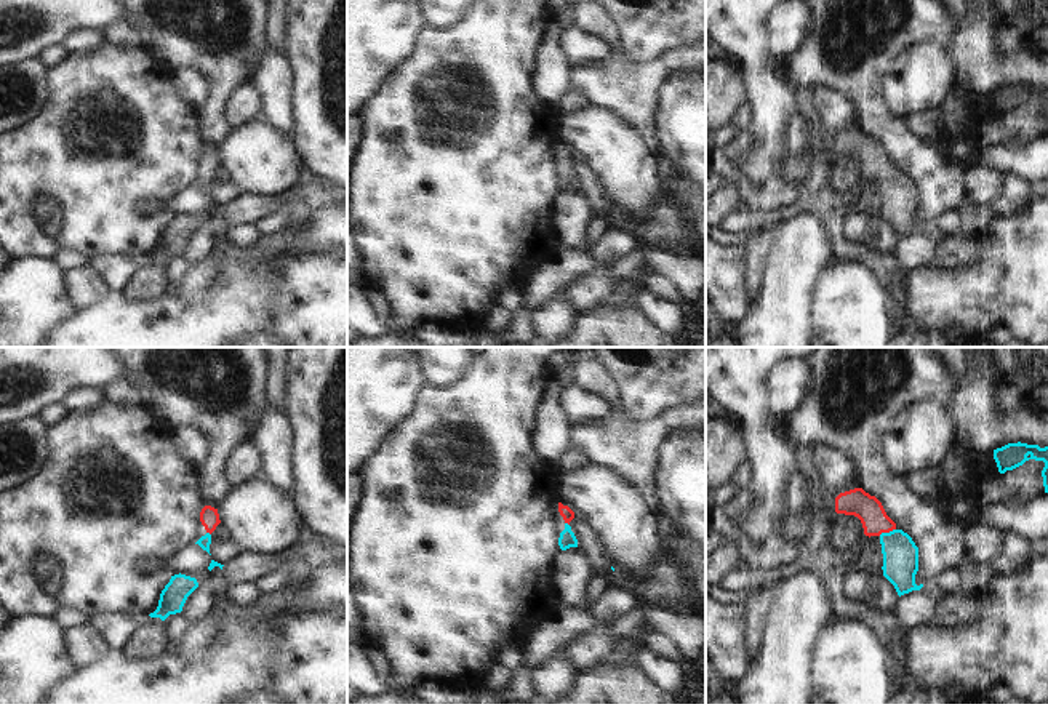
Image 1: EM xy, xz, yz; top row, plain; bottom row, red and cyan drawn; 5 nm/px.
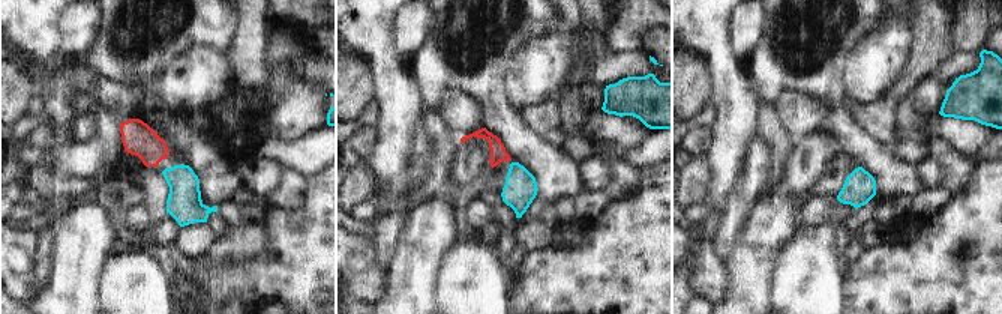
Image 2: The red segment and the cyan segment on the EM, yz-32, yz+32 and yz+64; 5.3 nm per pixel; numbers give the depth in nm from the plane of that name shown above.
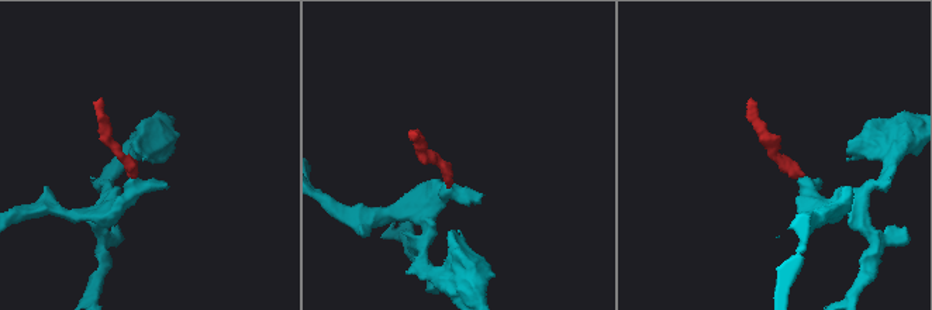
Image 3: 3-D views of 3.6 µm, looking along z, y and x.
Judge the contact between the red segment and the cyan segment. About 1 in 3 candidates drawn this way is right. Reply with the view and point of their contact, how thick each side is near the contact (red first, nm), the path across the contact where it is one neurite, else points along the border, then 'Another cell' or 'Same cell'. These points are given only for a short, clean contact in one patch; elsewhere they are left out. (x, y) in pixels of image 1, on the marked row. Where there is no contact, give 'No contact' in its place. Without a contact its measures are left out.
Touches red at yz (887, 532). Thickness 140 nm (red) against 180 nm. Path across: yz (858, 503), (887, 532), (900, 552). Same cell

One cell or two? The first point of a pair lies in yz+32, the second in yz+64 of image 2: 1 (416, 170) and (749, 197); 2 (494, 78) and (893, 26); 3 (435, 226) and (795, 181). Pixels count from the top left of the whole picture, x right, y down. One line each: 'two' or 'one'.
1: one
2: two
3: one

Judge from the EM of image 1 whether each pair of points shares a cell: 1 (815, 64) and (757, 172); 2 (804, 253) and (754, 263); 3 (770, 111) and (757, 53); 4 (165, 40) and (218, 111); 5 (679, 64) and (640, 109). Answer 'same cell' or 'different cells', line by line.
1: different cells
2: different cells
3: same cell
4: same cell
5: same cell

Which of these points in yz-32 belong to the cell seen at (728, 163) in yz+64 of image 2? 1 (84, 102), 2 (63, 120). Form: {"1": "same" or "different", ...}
{"1": "different", "2": "same"}

